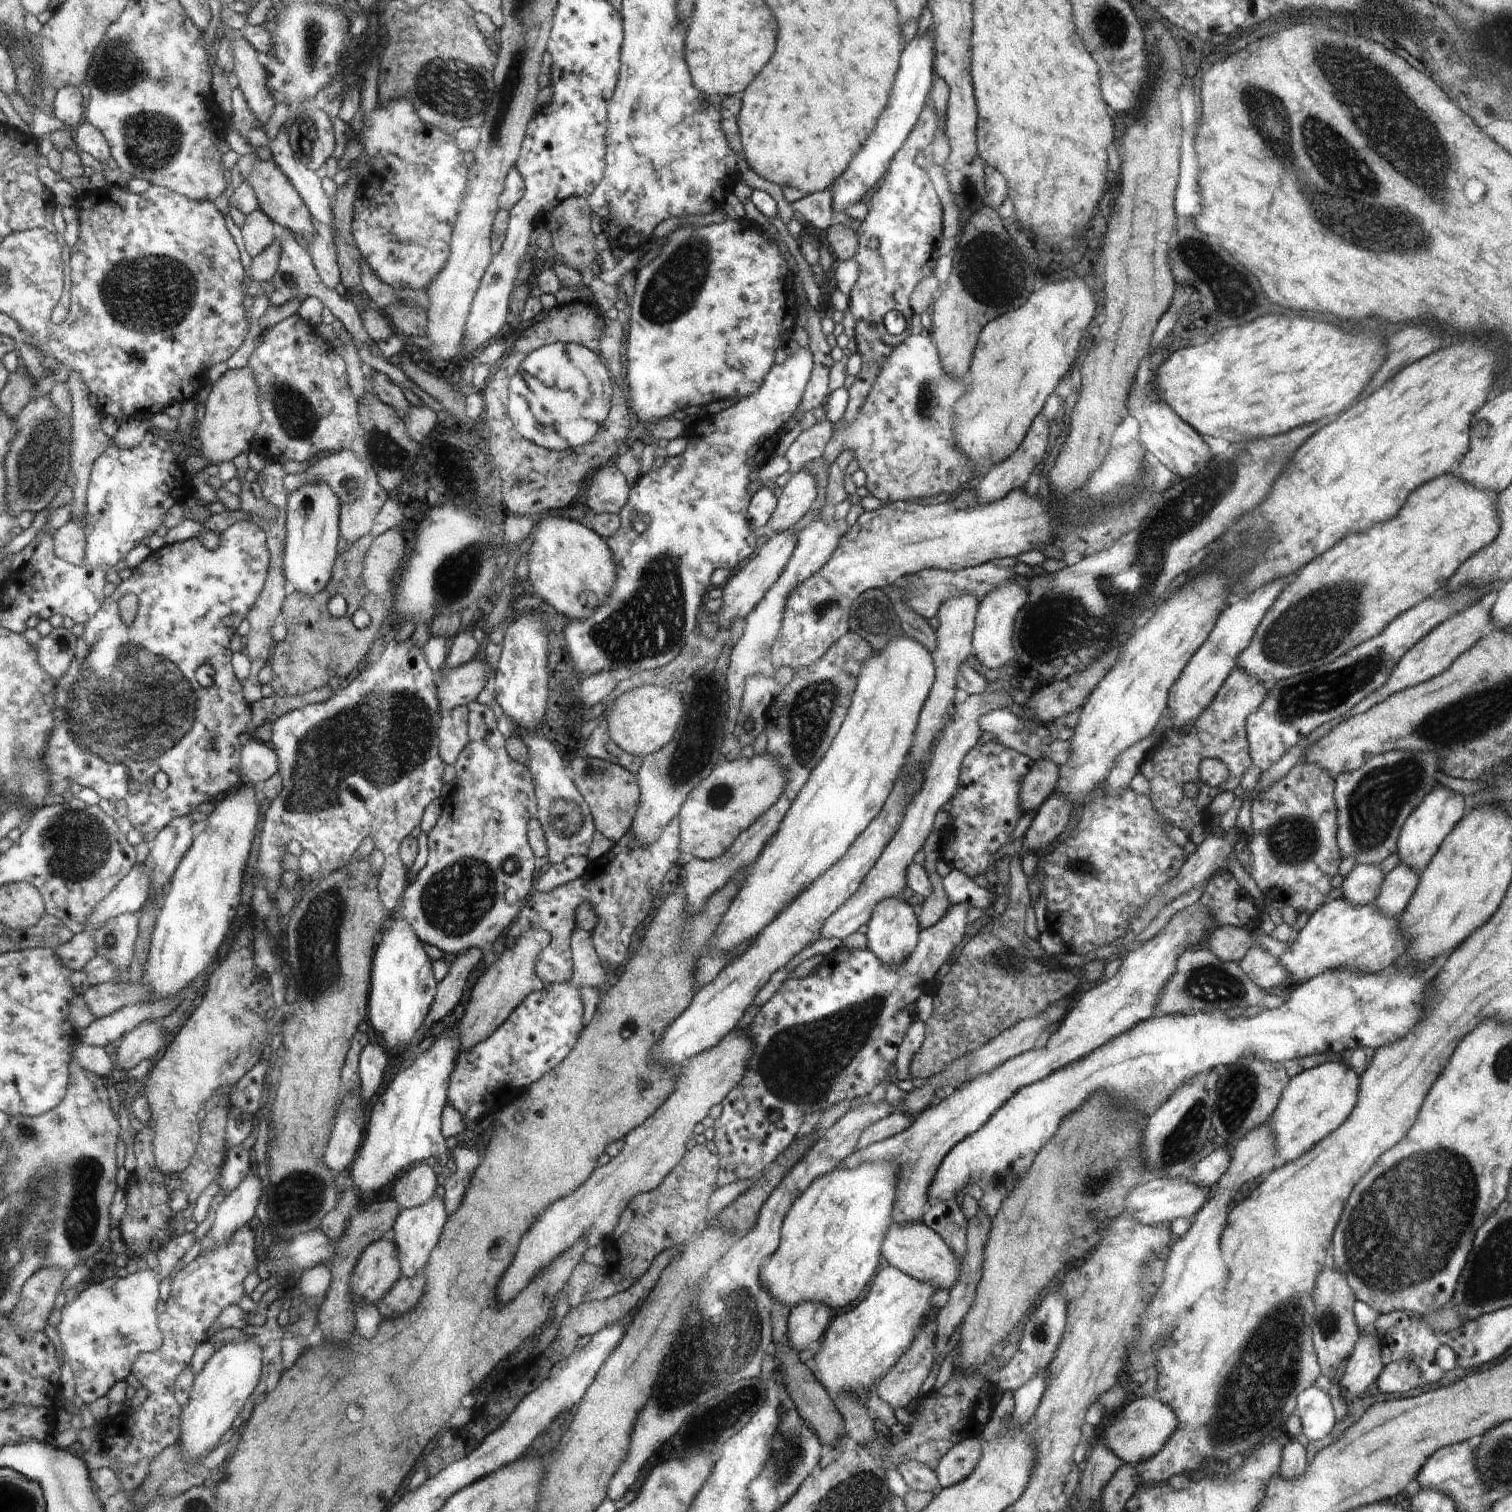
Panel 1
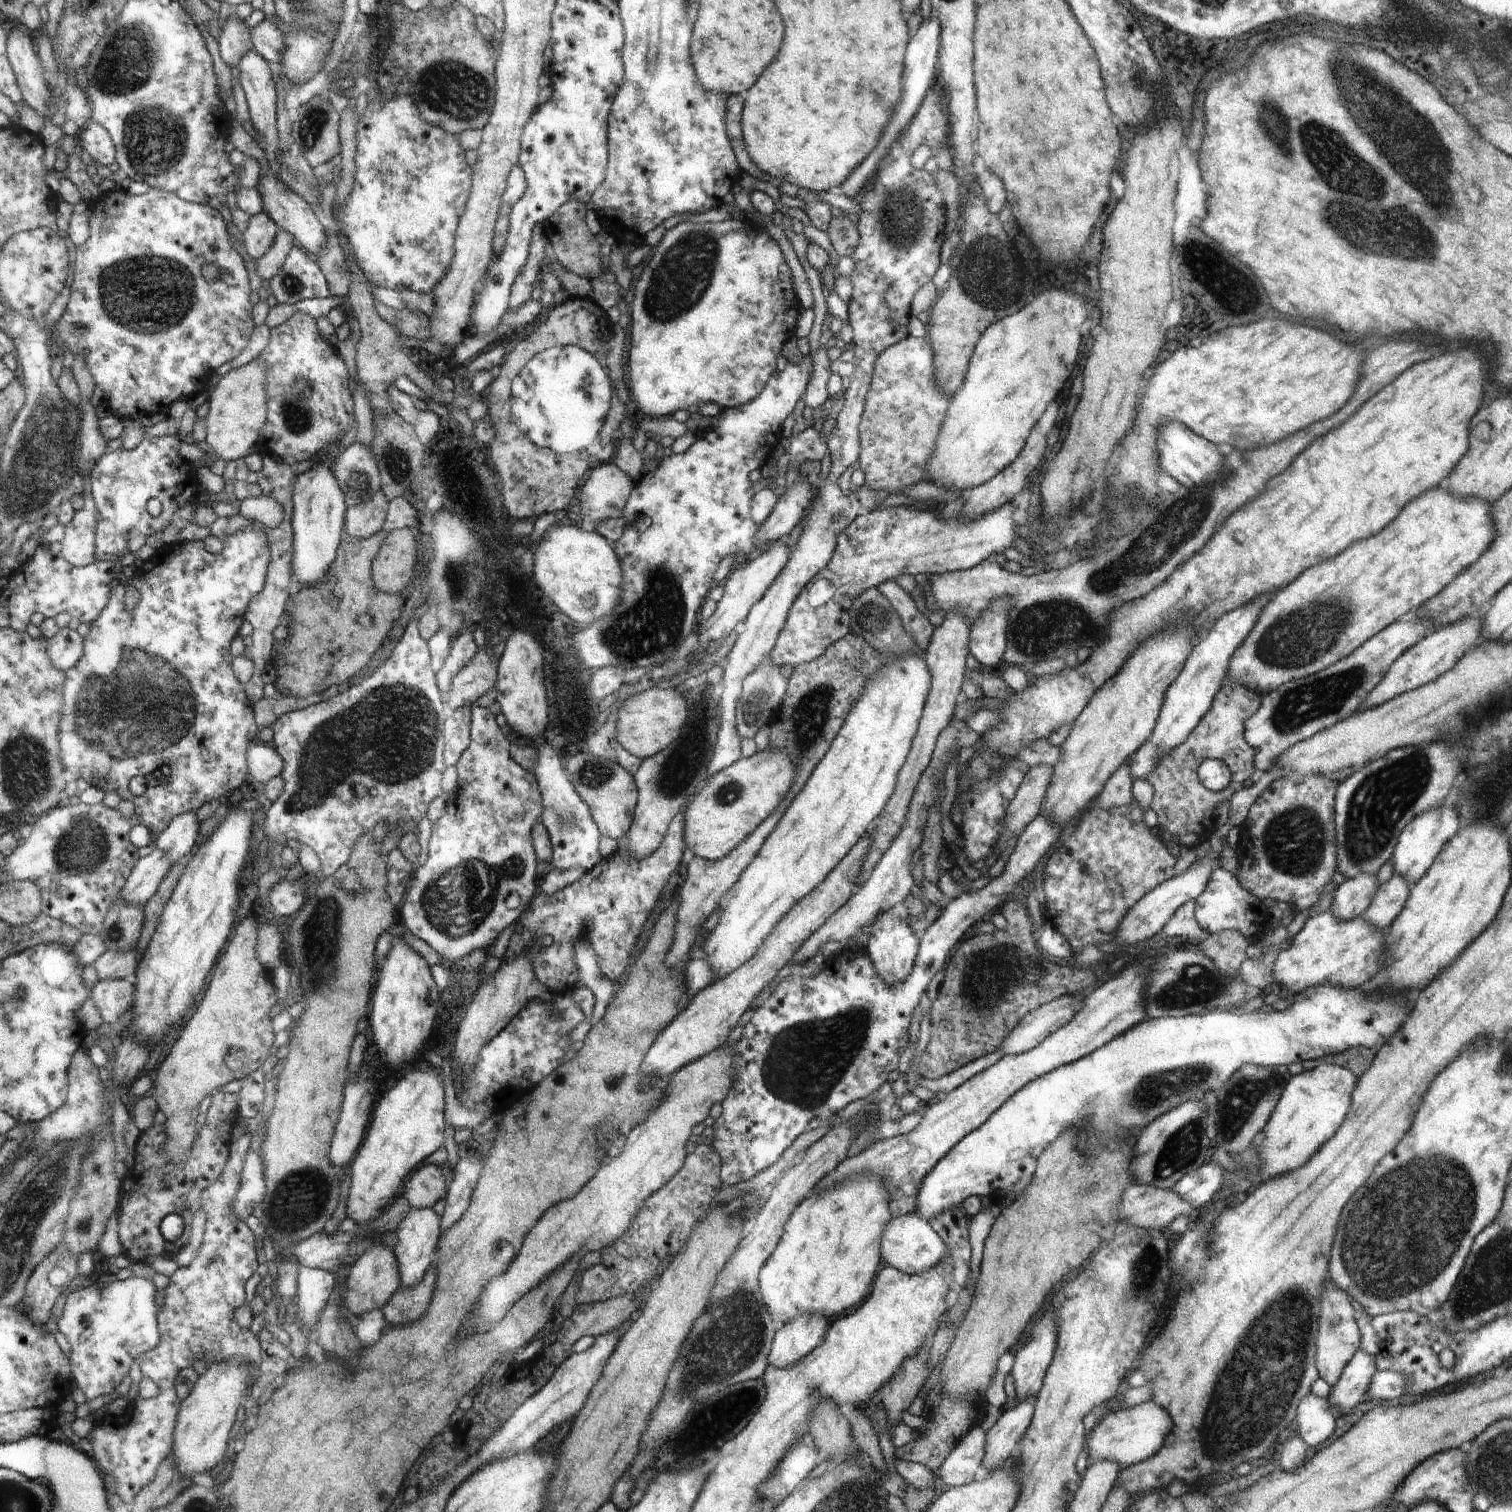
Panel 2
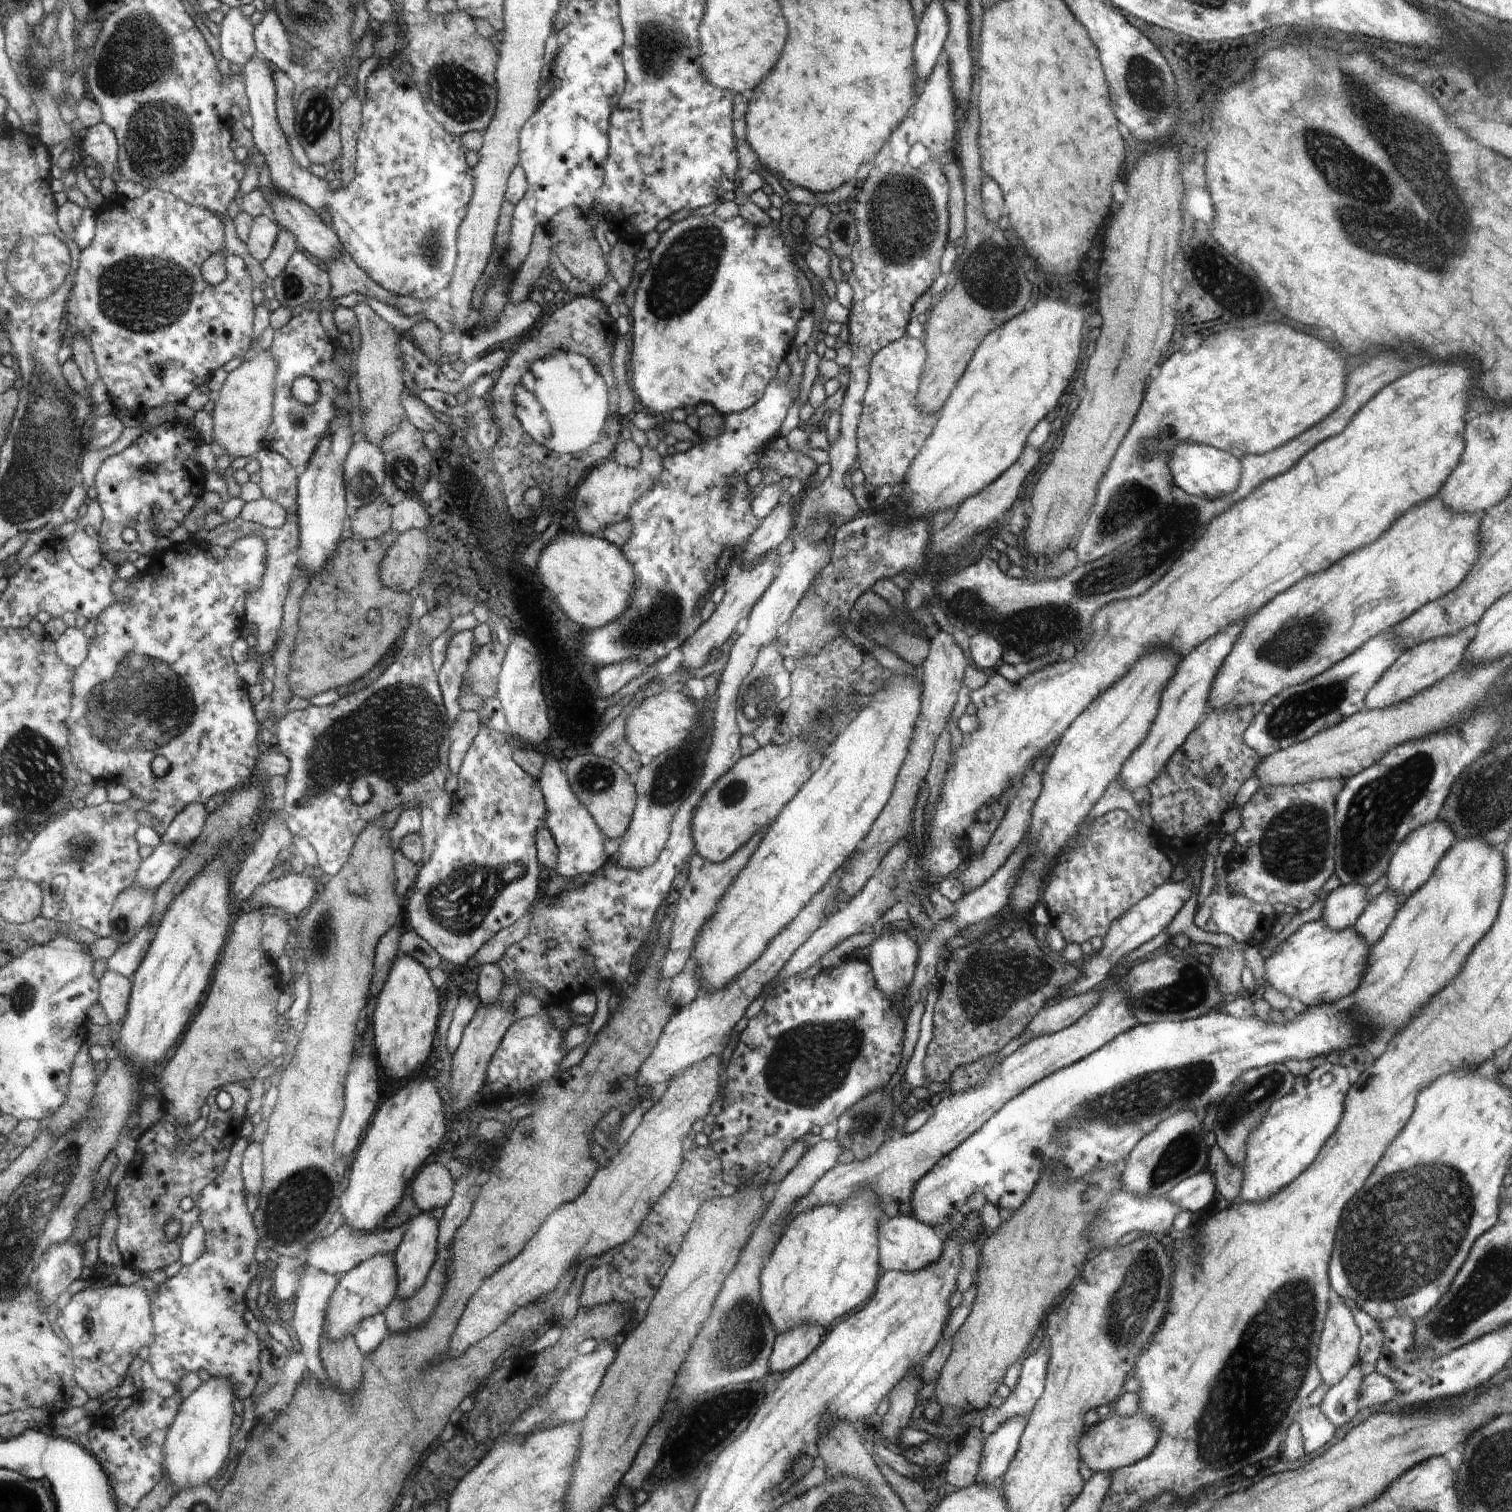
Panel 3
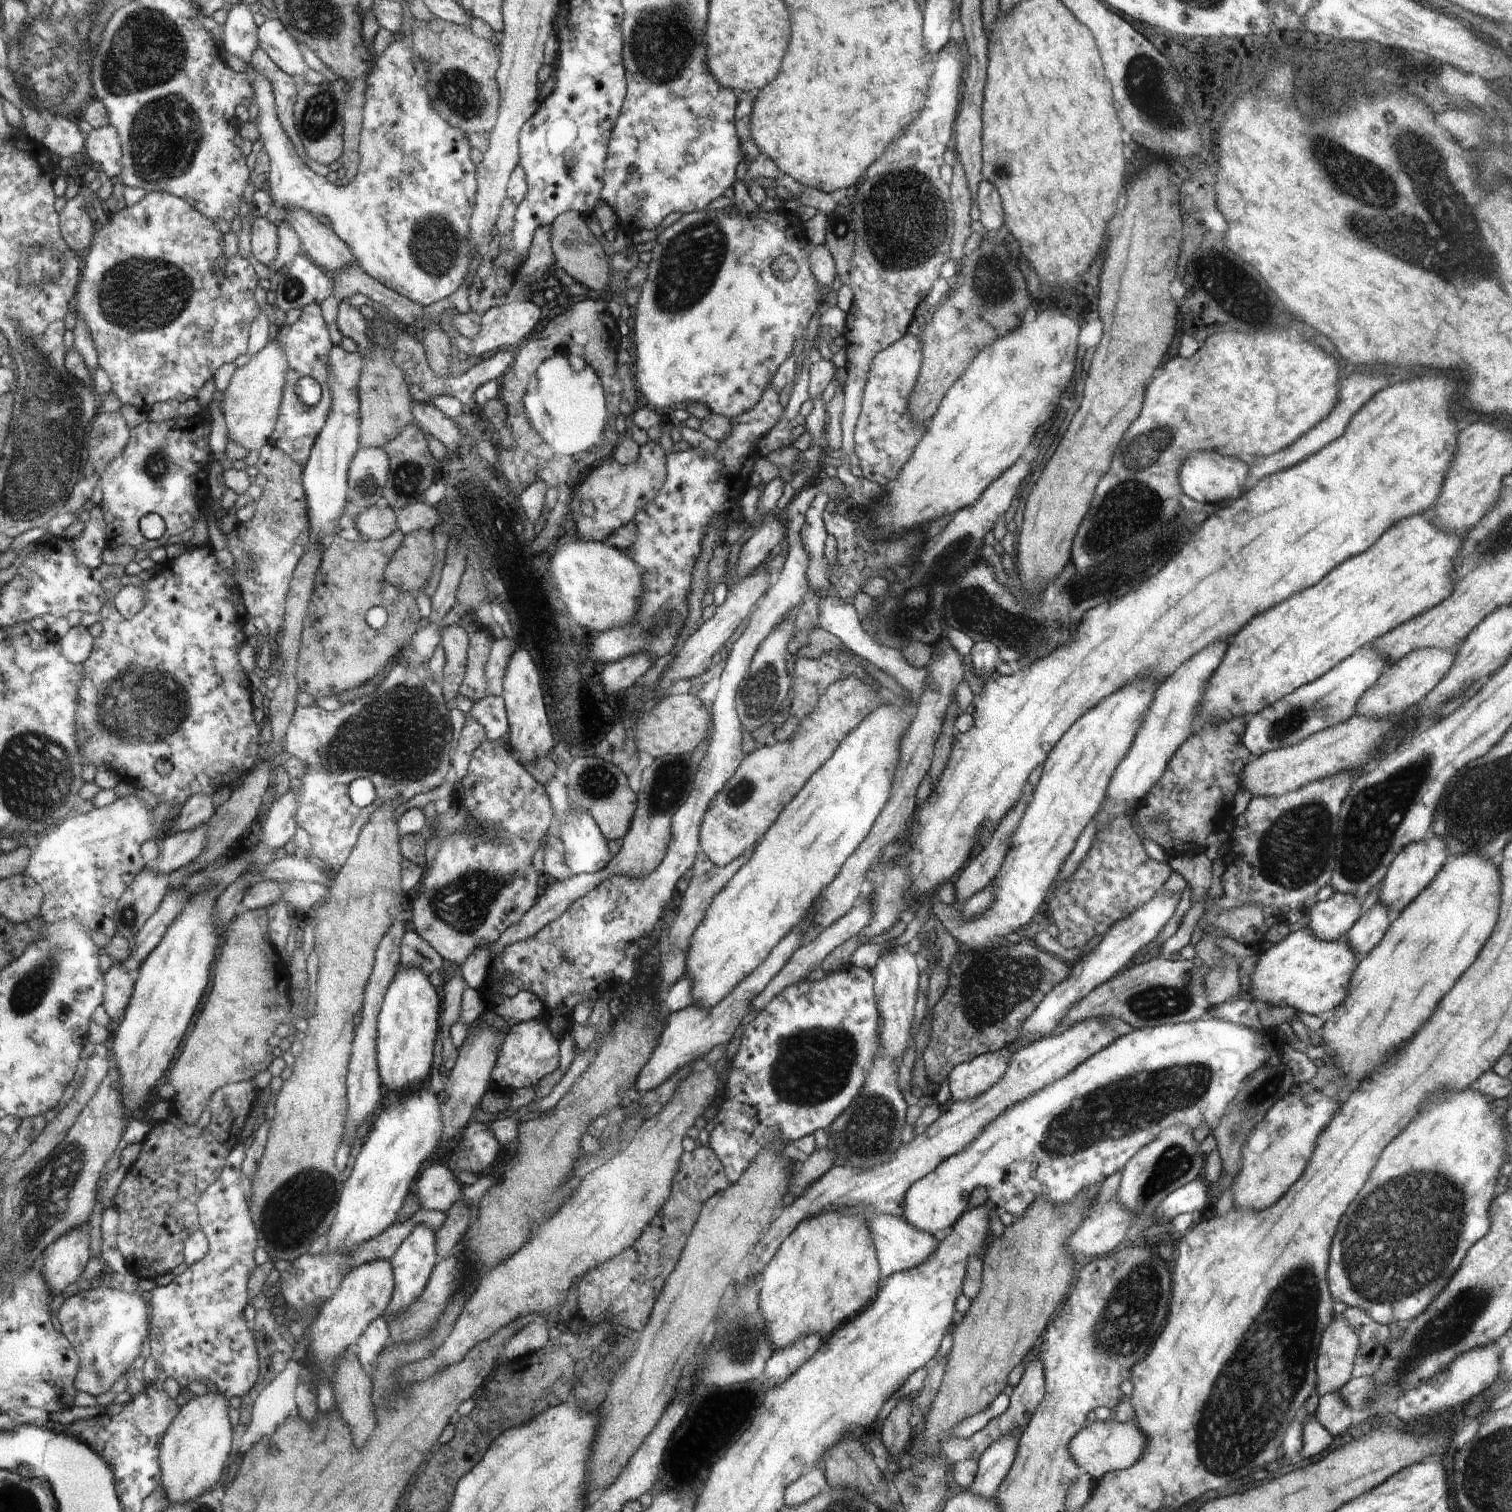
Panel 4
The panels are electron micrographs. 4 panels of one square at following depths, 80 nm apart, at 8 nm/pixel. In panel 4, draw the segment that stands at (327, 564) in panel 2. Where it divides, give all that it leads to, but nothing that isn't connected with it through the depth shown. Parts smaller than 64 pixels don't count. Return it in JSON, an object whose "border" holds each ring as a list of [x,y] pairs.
{"border":[[[340,346],[338,350],[334,350],[334,418],[330,418],[326,434],[322,434],[322,438],[317,438],[318,446],[313,446],[309,460],[304,464],[304,476],[301,481],[305,485],[306,498],[309,500],[311,538],[312,542],[321,545],[325,544],[338,526],[348,498],[348,466],[360,448],[362,361],[358,352],[348,354]]]}

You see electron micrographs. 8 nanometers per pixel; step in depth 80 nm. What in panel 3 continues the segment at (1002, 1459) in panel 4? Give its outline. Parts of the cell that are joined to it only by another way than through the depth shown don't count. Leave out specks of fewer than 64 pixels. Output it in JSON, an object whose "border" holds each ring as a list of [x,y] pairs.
{"border":[[[1012,1417],[1002,1423],[995,1433],[985,1438],[976,1484],[982,1484],[986,1488],[986,1486],[996,1484],[998,1479],[1002,1479],[1017,1449],[1020,1448],[1020,1440],[1026,1423],[1026,1417]]]}

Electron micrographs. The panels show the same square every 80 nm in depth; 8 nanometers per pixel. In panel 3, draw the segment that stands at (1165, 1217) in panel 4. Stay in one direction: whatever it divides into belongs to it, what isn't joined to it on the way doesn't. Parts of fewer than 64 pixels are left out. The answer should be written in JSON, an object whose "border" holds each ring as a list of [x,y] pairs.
{"border":[[[1204,1169],[1179,1182],[1166,1195],[1177,1207],[1188,1212],[1207,1208],[1216,1198],[1217,1188],[1211,1172]]]}

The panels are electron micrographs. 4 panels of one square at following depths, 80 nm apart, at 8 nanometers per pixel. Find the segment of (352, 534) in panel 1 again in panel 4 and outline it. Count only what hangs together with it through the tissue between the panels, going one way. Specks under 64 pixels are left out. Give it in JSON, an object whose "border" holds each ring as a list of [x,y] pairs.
{"border":[[[376,506],[365,509],[363,514],[357,515],[355,528],[360,532],[362,538],[384,540],[396,529],[397,512],[392,507],[377,508]]]}

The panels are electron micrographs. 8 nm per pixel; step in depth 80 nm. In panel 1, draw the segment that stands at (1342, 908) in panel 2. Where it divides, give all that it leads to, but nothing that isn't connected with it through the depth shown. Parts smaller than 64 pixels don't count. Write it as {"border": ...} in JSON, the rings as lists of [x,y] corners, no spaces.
{"border":[[[1356,865],[1343,880],[1342,898],[1355,908],[1372,905],[1380,892],[1384,877],[1379,865]]]}

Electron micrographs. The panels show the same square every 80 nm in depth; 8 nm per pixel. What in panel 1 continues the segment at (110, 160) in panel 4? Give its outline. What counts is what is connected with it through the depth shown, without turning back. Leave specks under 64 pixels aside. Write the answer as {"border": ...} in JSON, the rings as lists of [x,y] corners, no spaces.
{"border":[[[85,122],[76,129],[74,138],[80,150],[89,153],[104,165],[113,157],[113,146],[105,136],[105,132],[98,126]]]}

